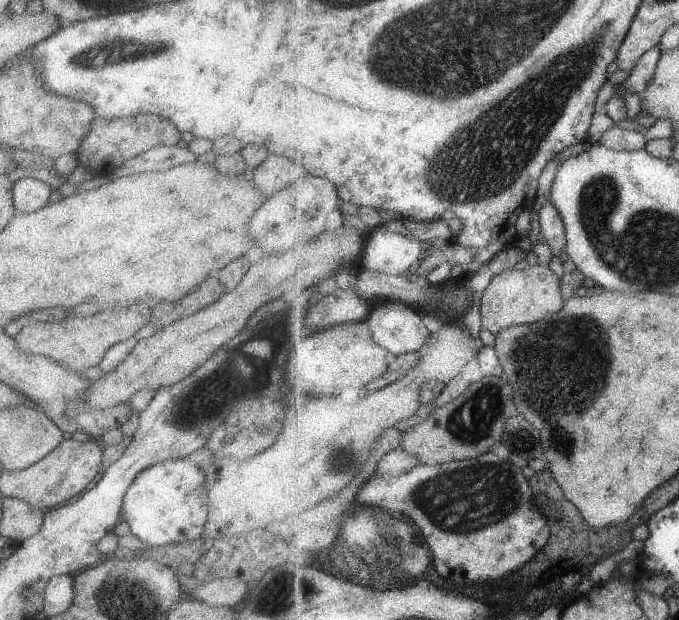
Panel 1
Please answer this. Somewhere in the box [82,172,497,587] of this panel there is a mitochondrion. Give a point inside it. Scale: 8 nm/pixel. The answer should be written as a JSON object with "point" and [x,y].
{"point":[221,387]}

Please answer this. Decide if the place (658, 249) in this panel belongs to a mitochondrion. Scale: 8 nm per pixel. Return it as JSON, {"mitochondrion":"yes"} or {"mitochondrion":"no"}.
{"mitochondrion":"yes"}

